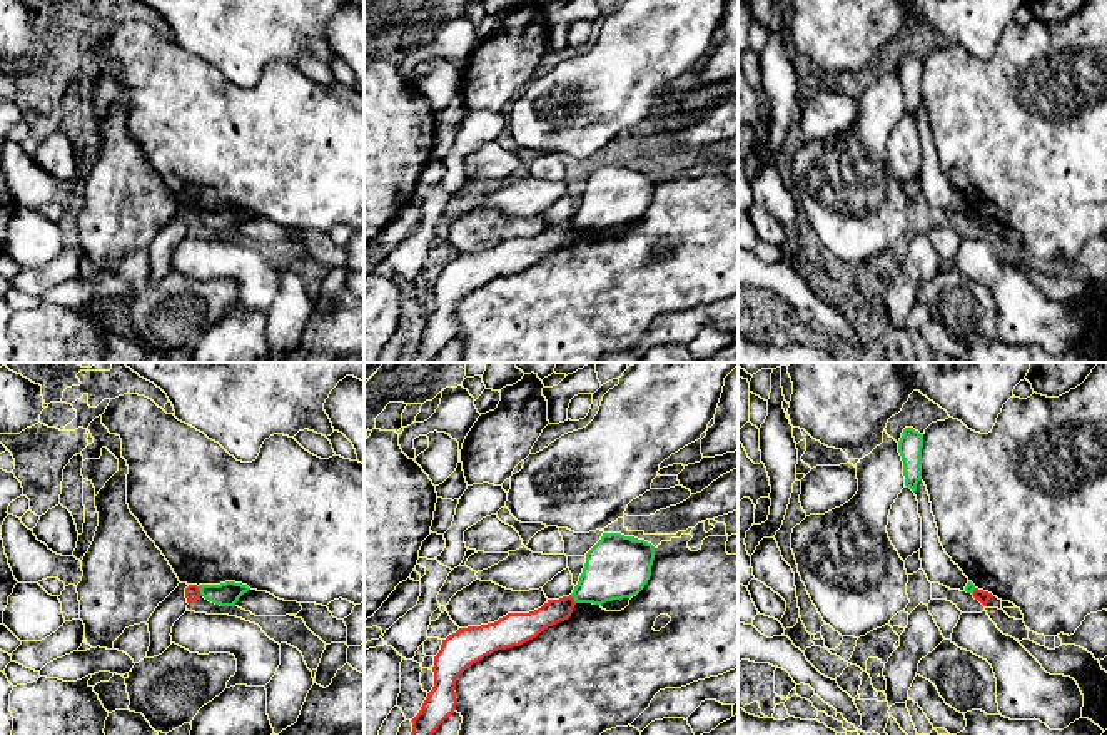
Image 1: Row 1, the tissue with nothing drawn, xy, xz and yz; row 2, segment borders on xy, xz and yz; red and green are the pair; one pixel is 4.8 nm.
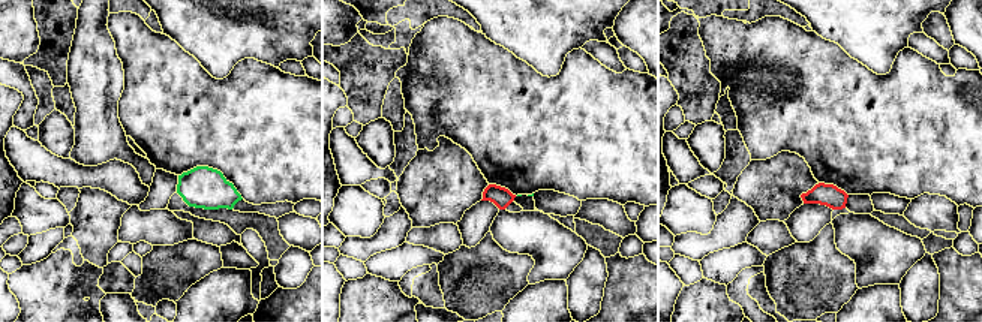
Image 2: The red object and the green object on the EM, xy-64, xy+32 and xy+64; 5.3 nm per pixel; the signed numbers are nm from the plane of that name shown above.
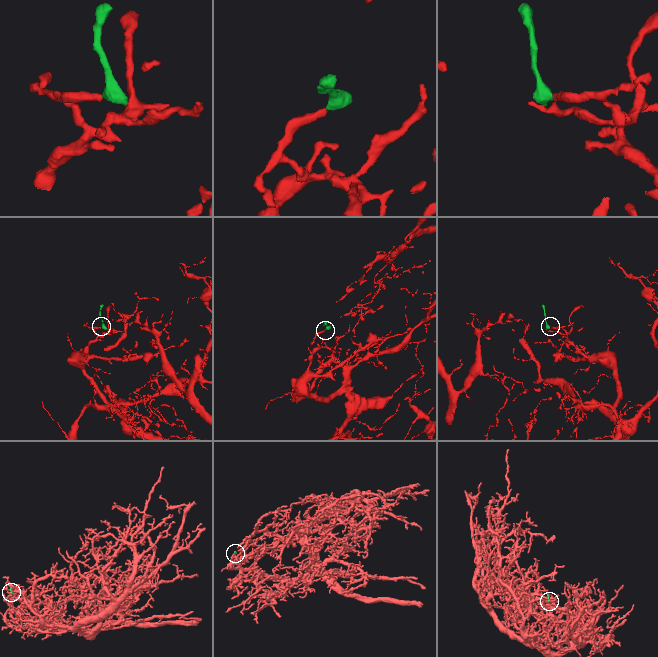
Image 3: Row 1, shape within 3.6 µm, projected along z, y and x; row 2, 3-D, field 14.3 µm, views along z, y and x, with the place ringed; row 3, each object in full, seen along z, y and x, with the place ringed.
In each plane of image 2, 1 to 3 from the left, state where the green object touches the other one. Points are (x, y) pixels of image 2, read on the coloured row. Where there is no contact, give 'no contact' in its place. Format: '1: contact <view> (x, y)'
1: no contact
2: no contact
3: no contact

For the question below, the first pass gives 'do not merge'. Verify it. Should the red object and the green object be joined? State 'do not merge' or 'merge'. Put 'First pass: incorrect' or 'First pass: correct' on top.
First pass: correct
do not merge

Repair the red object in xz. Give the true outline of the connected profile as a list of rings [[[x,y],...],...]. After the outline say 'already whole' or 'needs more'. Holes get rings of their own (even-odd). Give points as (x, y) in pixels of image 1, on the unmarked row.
[[[563,222],[548,226],[529,239],[508,239],[494,249],[459,254],[442,266],[434,282],[434,312],[427,319],[419,339],[411,346],[409,362],[432,362],[439,351],[449,344],[457,331],[456,306],[473,289],[484,282],[536,264],[544,254],[571,242],[576,227]]] | already whole

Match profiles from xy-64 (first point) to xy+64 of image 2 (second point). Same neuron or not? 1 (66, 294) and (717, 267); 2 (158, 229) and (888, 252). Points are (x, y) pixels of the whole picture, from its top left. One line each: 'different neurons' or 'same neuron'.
1: different neurons
2: same neuron

